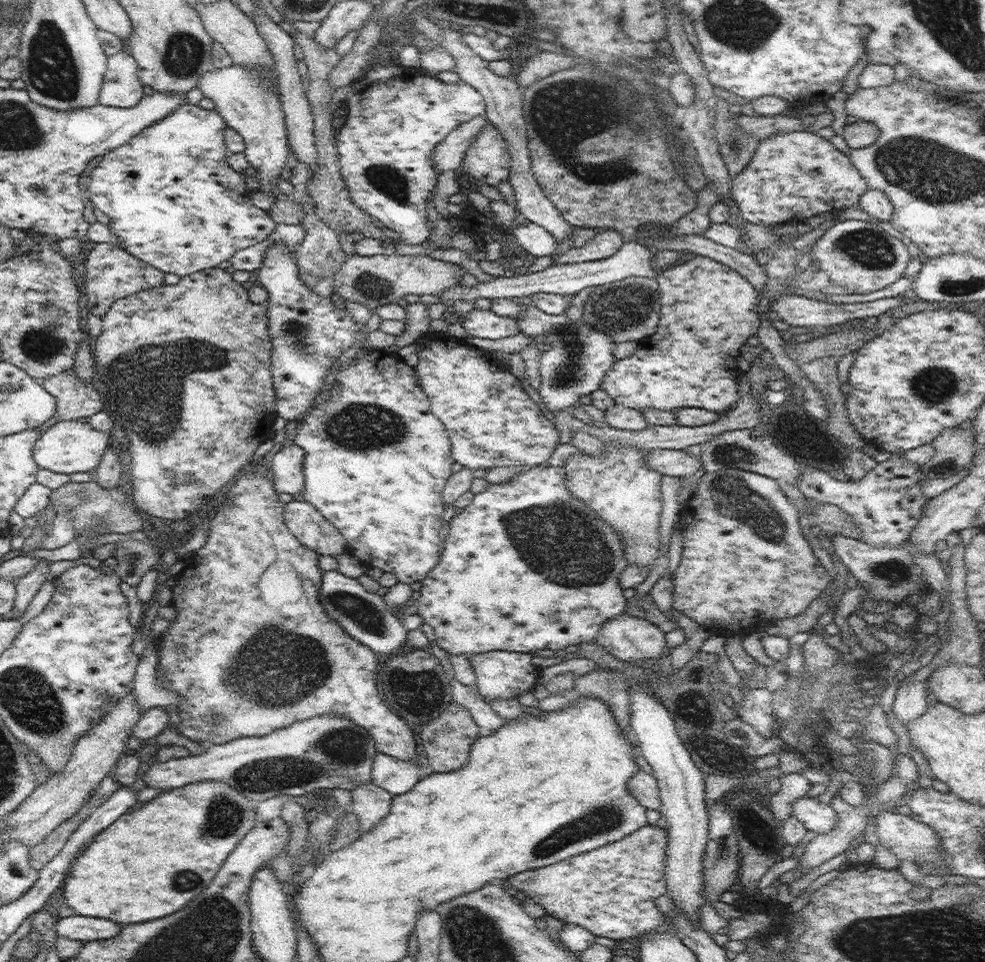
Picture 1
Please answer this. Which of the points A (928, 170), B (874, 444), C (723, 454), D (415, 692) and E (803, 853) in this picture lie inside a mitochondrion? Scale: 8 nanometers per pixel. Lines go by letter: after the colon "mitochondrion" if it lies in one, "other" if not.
A: mitochondrion
B: other
C: mitochondrion
D: mitochondrion
E: other

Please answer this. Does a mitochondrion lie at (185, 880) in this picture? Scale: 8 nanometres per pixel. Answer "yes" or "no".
yes

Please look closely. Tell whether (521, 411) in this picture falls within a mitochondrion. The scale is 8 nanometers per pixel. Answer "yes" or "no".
no

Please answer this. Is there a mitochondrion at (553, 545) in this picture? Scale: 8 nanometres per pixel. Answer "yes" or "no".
yes

